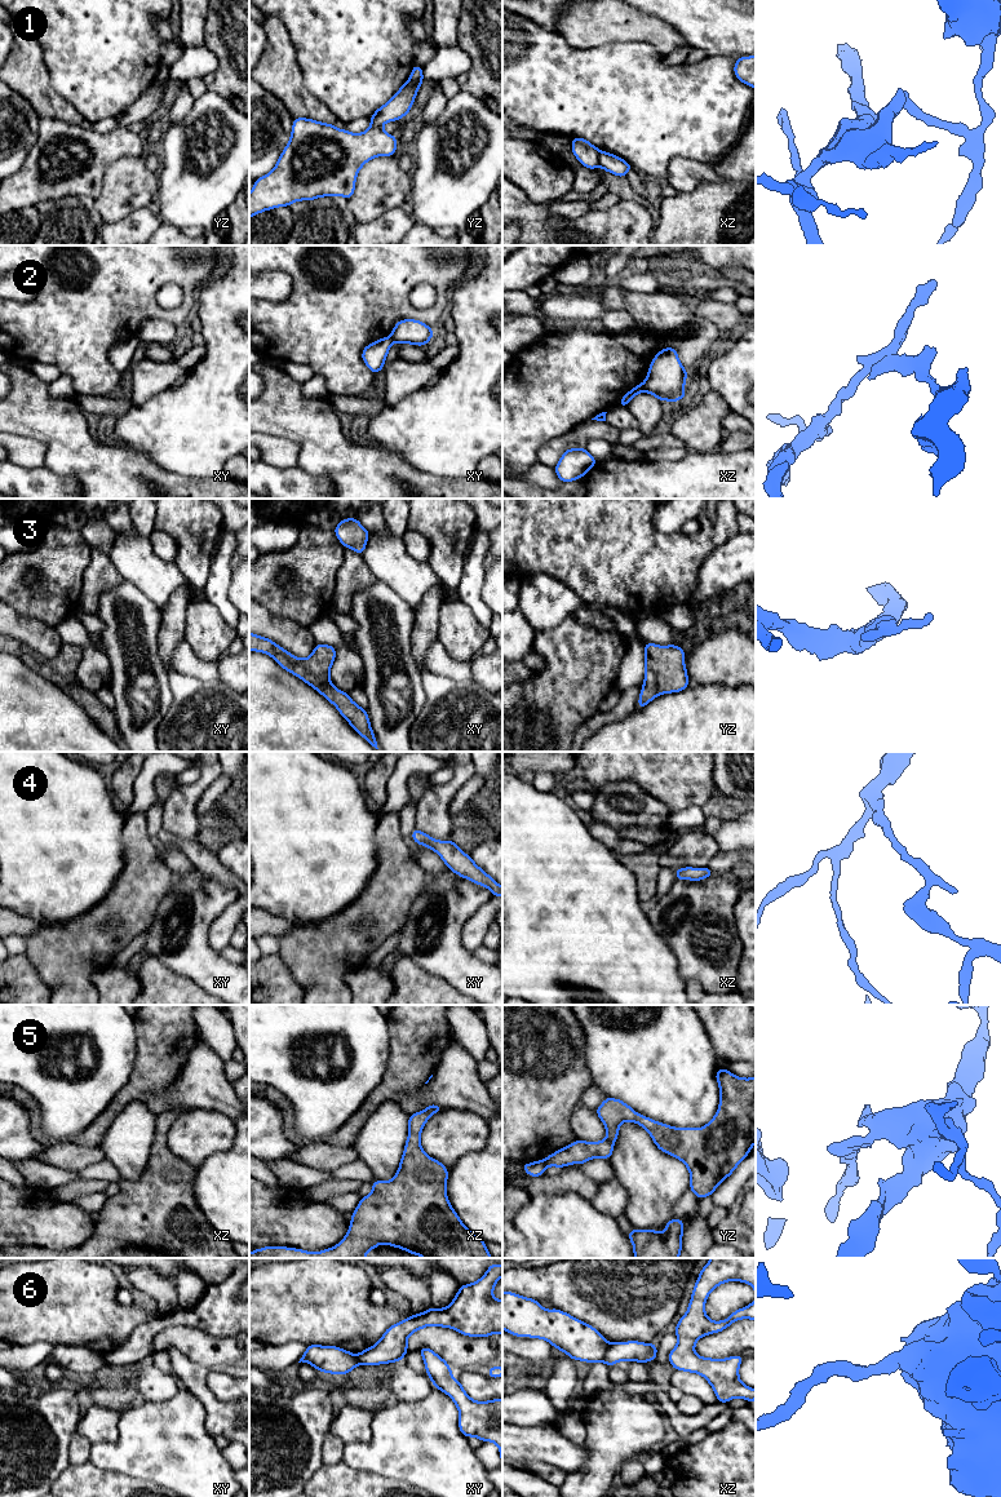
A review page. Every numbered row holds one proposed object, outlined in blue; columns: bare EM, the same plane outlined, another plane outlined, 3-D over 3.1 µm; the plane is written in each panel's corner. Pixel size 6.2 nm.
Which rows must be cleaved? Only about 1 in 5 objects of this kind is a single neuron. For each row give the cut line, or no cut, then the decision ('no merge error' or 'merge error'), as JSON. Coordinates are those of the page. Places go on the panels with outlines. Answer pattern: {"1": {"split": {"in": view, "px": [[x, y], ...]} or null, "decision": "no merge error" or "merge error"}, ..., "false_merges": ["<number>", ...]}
{"1": {"split": {"in": "xz", "px": [[601, 151], [598, 165]]}, "decision": "merge error"}, "2": {"split": {"in": "xz", "px": [[642, 384], [645, 390]]}, "decision": "merge error"}, "3": {"split": null, "decision": "no merge error"}, "4": {"split": {"in": "xy", "px": [[444, 841], [434, 850]]}, "decision": "merge error"}, "5": {"split": {"in": "yz", "px": [[606, 1139], [612, 1145]]}, "decision": "merge error"}, "6": {"split": {"in": "xz", "px": [[611, 1343], [601, 1360]]}, "decision": "merge error"}, "false_merges": ["1", "2", "4", "5", "6"]}

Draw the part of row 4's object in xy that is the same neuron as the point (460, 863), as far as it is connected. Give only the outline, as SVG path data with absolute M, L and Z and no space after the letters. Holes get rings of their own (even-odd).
M452 840L444 841L435 852L453 873L479 886L486 886L492 896L502 896L502 886L479 868L471 856L460 850Z

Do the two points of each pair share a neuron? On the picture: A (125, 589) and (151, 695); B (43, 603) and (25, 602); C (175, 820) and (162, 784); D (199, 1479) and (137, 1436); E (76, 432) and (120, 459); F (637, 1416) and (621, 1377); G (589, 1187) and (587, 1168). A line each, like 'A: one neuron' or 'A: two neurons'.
A: one neuron
B: one neuron
C: two neurons
D: one neuron
E: one neuron
F: two neurons
G: two neurons

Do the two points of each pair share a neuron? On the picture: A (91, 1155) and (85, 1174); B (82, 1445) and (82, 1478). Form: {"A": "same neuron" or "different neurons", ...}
{"A": "different neurons", "B": "different neurons"}

